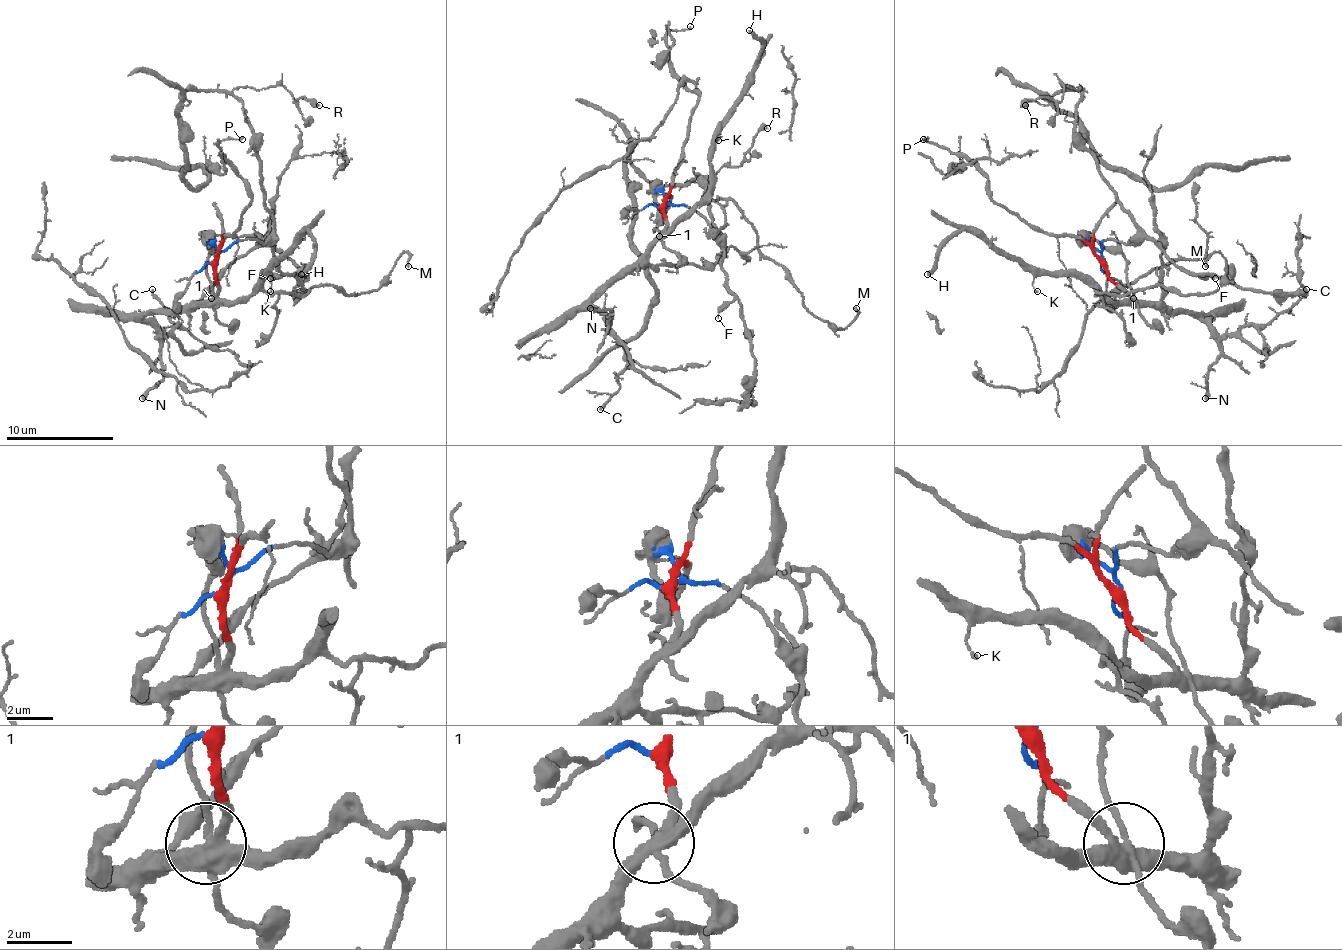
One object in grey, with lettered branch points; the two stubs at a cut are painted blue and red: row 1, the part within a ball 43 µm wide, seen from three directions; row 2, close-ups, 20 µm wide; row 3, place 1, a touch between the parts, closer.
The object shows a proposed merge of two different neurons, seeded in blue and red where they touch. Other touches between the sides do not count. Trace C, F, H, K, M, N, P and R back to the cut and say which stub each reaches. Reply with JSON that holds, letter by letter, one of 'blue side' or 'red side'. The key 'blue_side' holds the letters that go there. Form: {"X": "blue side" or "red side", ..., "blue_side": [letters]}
{"C": "red side", "F": "blue side", "H": "red side", "K": "red side", "M": "red side", "N": "red side", "P": "red side", "R": "blue side", "blue_side": ["F", "R"]}

